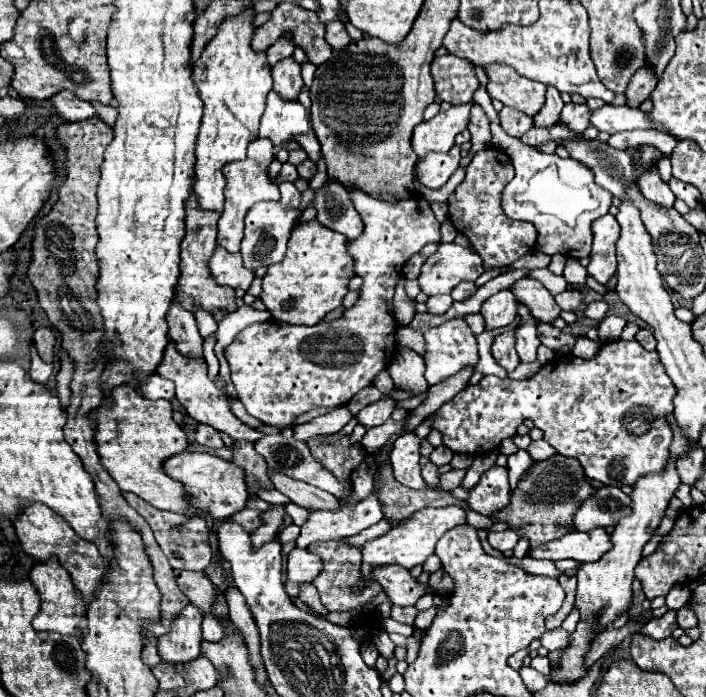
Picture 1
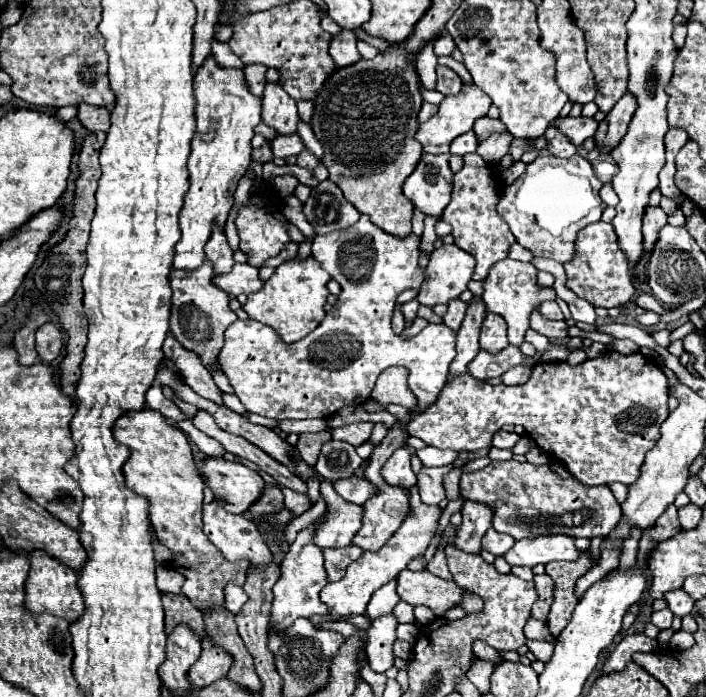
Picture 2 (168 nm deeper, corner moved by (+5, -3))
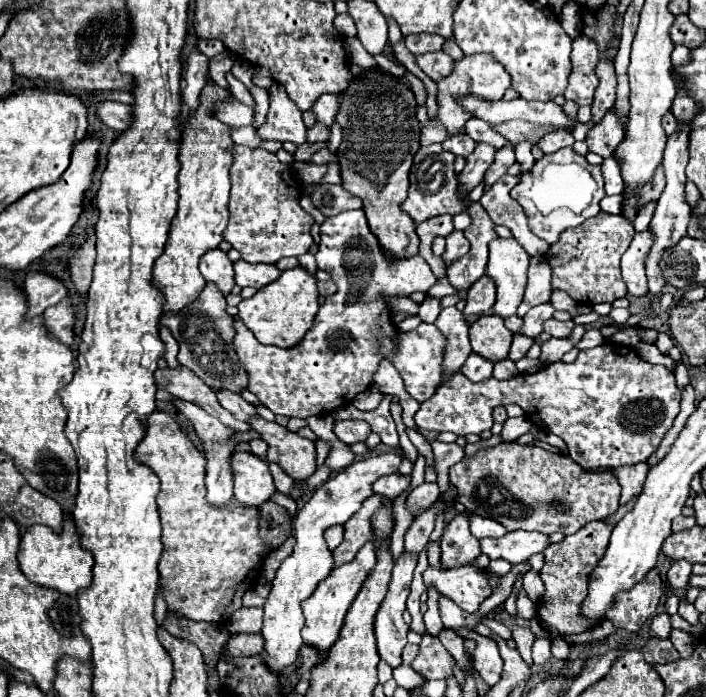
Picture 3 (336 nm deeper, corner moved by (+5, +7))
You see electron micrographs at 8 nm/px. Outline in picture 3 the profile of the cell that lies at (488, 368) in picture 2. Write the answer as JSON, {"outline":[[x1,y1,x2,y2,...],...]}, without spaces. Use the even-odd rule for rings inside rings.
{"outline":[[470,355,466,359,466,363,462,365,462,373,470,379,470,381,484,381,488,377,492,377,492,363,484,357,478,357,478,355]]}

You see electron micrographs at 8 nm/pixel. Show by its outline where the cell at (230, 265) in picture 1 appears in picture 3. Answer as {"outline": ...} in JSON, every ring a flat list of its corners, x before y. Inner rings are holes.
{"outline":[[236,261,234,271,236,271,236,285,240,285,240,287,262,289,264,285,268,285,280,277,280,269,276,265,264,265,264,263,252,265,246,261]]}

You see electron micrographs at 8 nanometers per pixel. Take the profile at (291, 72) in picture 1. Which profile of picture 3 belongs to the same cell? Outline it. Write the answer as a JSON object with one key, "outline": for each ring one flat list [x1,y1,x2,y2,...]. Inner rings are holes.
{"outline":[[272,83,270,87,270,111,266,123,258,129,262,139,292,141,297,146,306,143,306,125,302,121,302,111,290,101,282,85]]}

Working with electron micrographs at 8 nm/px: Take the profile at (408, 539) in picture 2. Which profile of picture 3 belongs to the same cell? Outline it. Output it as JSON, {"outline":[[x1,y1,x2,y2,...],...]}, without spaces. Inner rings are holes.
{"outline":[[368,541,358,551,354,561,332,569,330,575,318,583,316,591,302,603,302,611,306,617,306,625,302,629,302,643,304,645,310,643,310,645,314,645,314,649,320,649,320,657,326,657,328,649,334,645,334,641,338,641,344,617,374,565,376,565,376,549,374,549,374,541]]}

